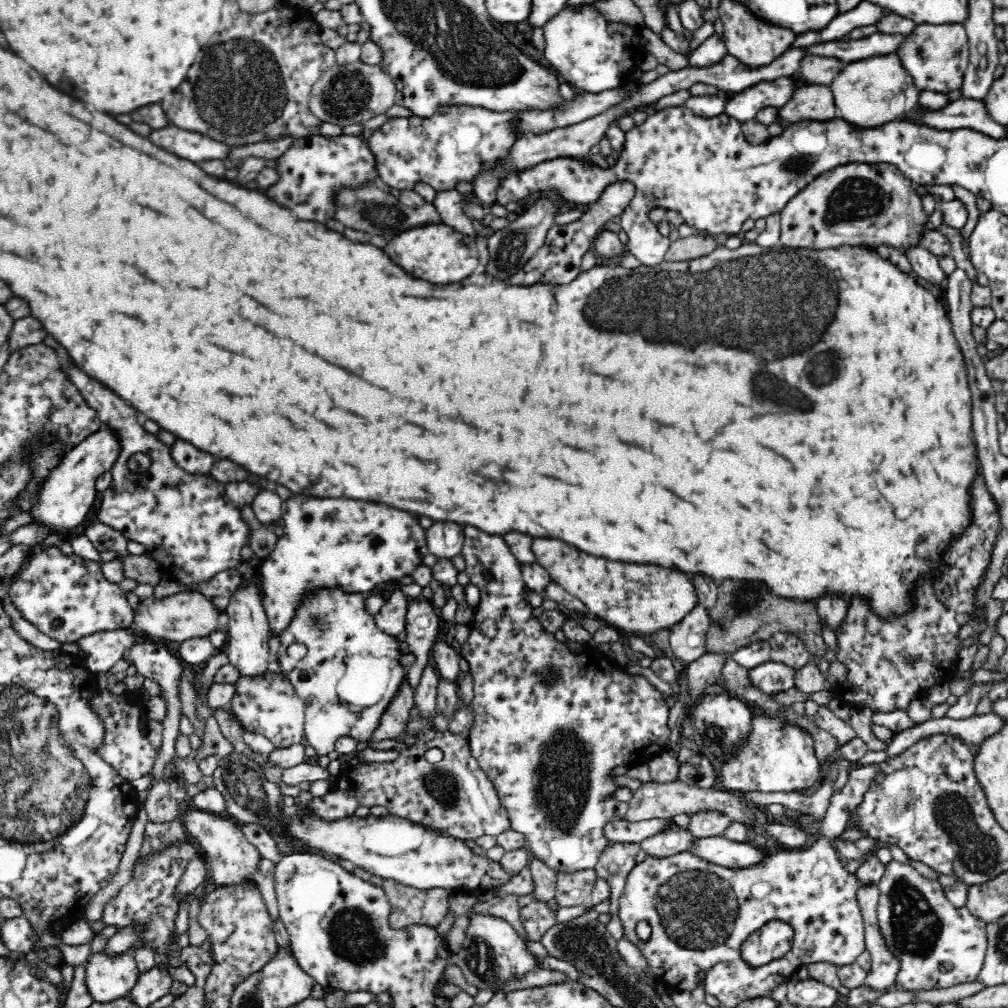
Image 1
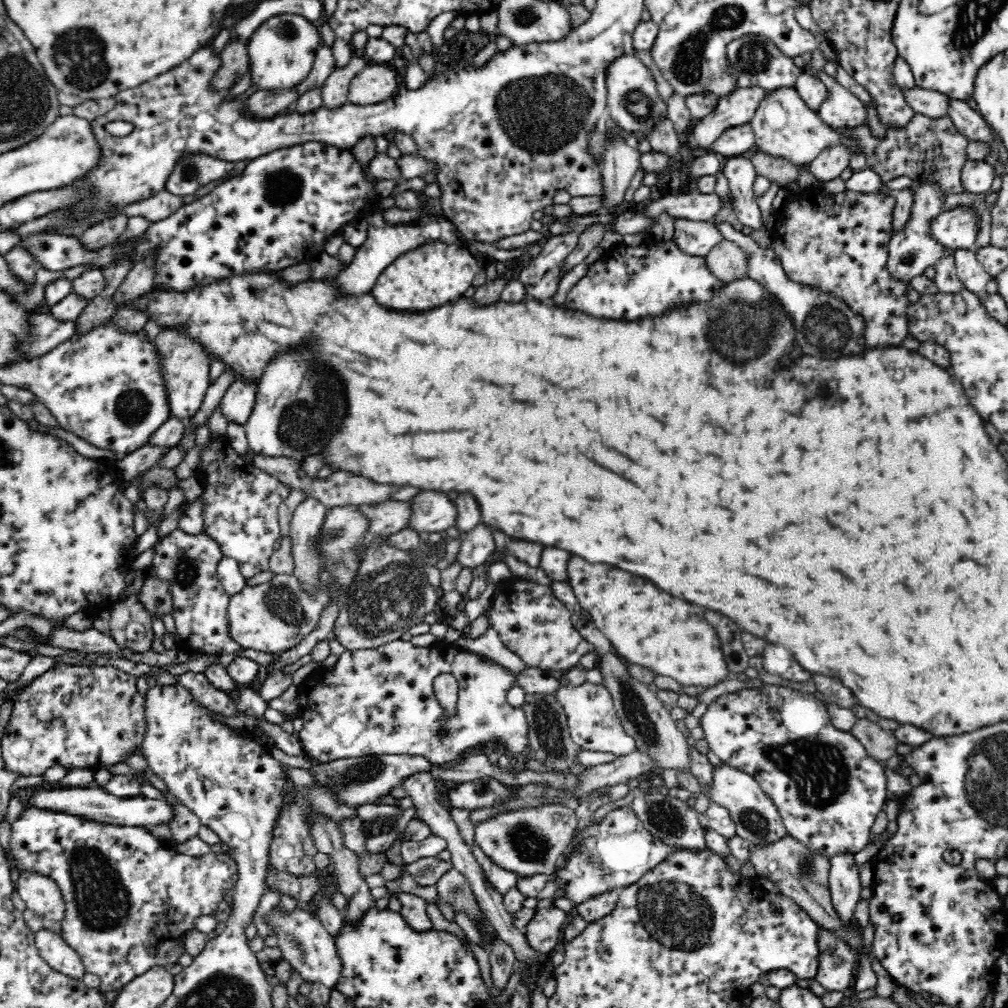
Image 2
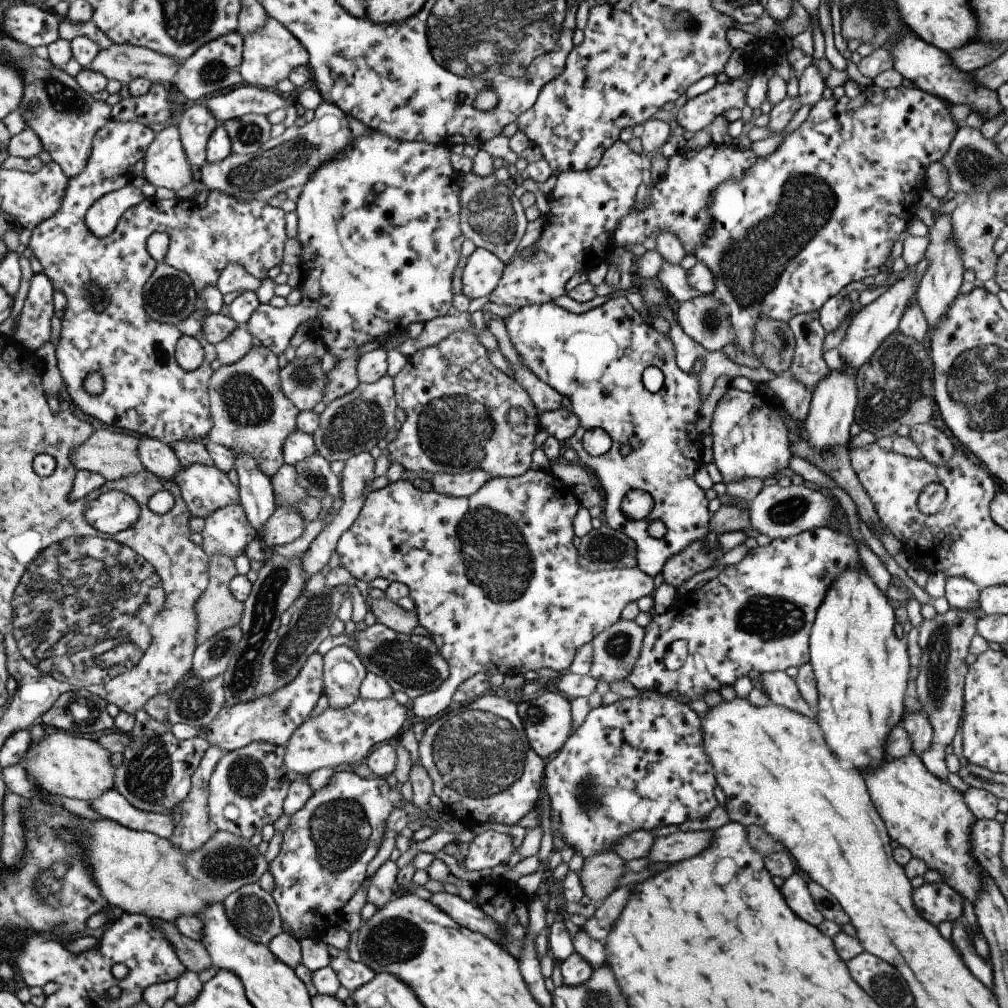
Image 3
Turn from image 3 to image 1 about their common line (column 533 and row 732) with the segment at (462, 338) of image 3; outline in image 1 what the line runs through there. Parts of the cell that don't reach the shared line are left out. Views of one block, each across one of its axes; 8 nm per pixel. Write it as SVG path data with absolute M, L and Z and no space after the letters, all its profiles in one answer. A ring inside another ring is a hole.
M414 705L410 713L410 721L404 729L402 738L396 743L394 751L398 751L398 758L390 762L362 763L353 769L344 769L336 775L336 780L331 784L329 792L324 796L314 797L306 806L310 811L310 815L314 815L324 822L337 822L344 818L355 815L357 808L360 806L371 809L374 806L382 806L388 809L389 815L399 818L406 818L415 824L430 827L439 830L451 837L466 841L468 839L480 838L480 836L498 836L502 831L512 829L510 818L507 811L501 806L498 793L494 788L494 783L490 781L485 770L472 757L469 746L468 736L458 736L452 734L449 730L446 732L437 732L433 728L433 722L425 720L421 716L421 711ZM408 736L412 736L416 740L416 744L412 744L410 748L406 746L405 741ZM438 748L444 753L444 758L435 765L431 765L426 761L424 755L428 750Z

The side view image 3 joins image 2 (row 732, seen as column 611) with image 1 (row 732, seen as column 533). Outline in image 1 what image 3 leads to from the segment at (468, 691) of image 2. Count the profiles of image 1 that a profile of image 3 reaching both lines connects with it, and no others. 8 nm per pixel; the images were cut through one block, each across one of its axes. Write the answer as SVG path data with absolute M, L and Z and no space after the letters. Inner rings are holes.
M324 585L317 591L306 595L303 600L304 604L302 604L302 608L300 608L297 612L297 616L281 634L281 645L279 651L276 654L276 659L279 661L281 670L284 672L284 676L286 676L286 679L292 683L292 687L294 687L298 697L305 703L305 738L310 742L310 746L314 747L317 756L333 756L335 744L341 737L346 736L353 738L358 743L372 740L374 729L378 727L378 724L380 724L380 718L382 718L384 710L387 710L390 702L396 698L396 693L398 693L397 691L400 689L400 686L402 686L402 682L407 679L407 668L402 666L399 661L399 659L404 655L404 653L399 651L402 649L400 648L400 640L398 640L396 636L382 632L377 627L377 624L374 620L374 615L366 611L365 595L361 593L346 593L346 591L342 590L340 587L326 587L326 585ZM296 642L305 644L307 648L306 655L300 660L291 658L286 651L288 650L288 646L292 646L292 644L296 644ZM301 673L306 673L306 675L308 675L305 681L301 680Z

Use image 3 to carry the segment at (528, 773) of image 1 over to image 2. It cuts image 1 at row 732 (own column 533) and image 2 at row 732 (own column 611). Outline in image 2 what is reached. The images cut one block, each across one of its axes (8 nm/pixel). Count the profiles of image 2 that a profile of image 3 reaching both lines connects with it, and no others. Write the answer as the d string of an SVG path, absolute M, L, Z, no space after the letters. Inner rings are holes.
M560 676L558 681L560 688L555 693L556 701L562 705L566 713L571 740L582 750L608 752L618 757L630 754L637 748L634 738L626 734L622 727L613 706L612 696L604 686L589 684L587 681L580 686L573 686L567 676Z

